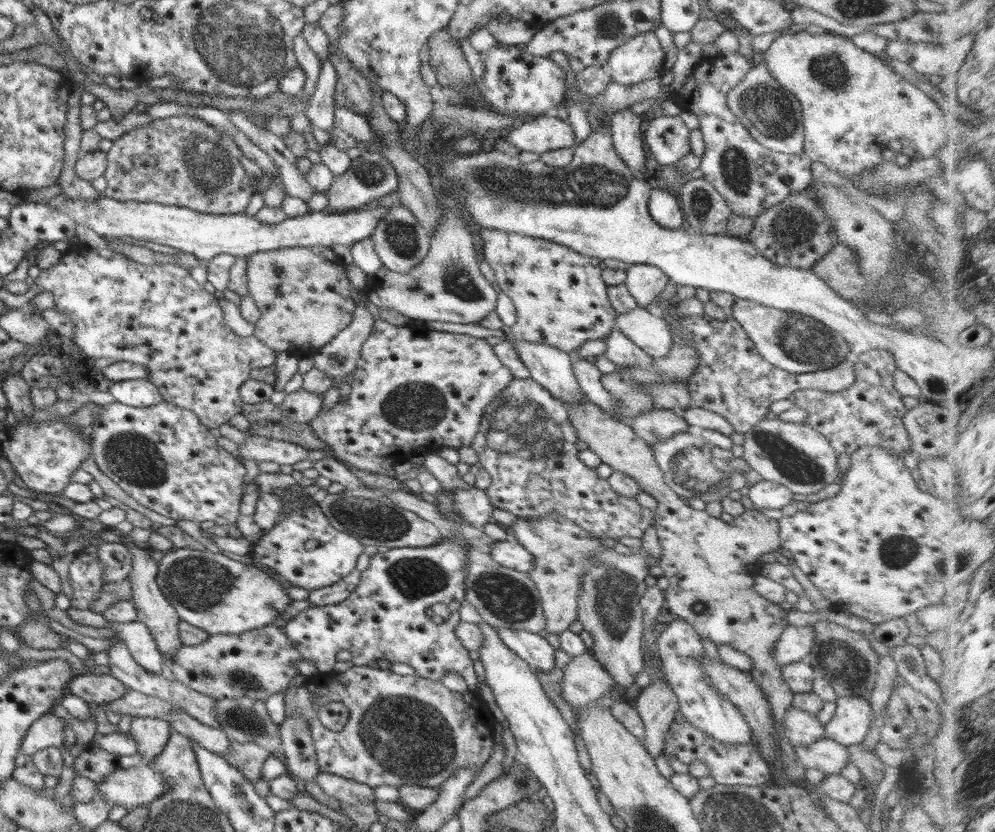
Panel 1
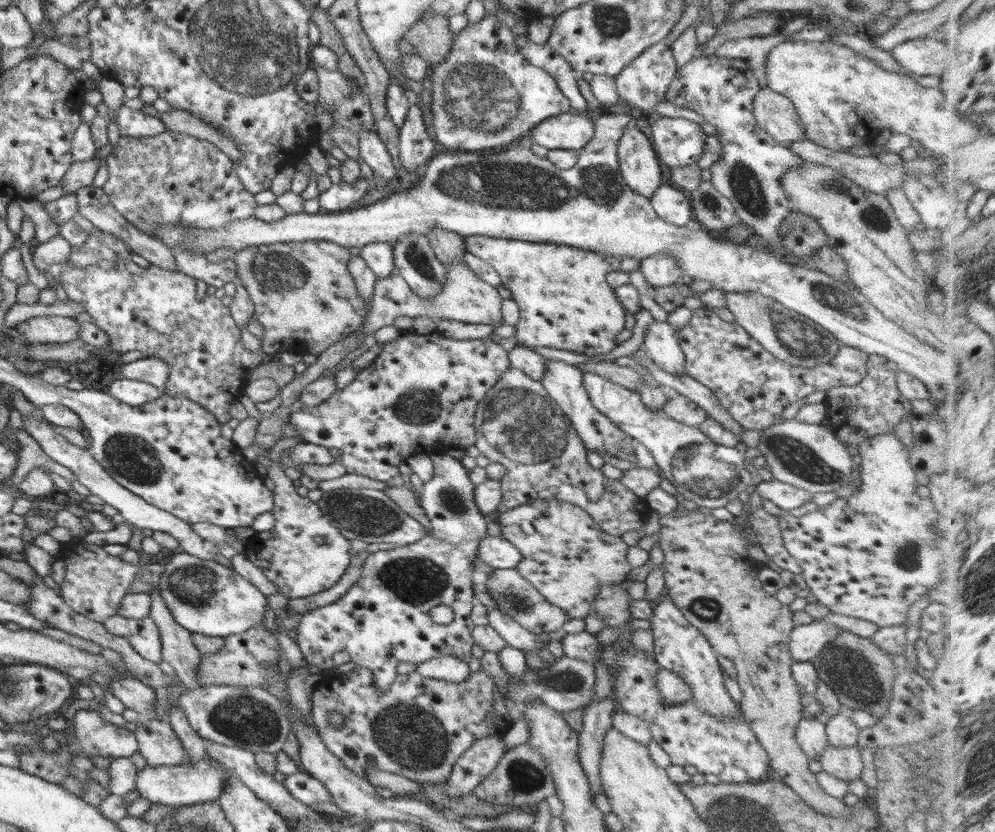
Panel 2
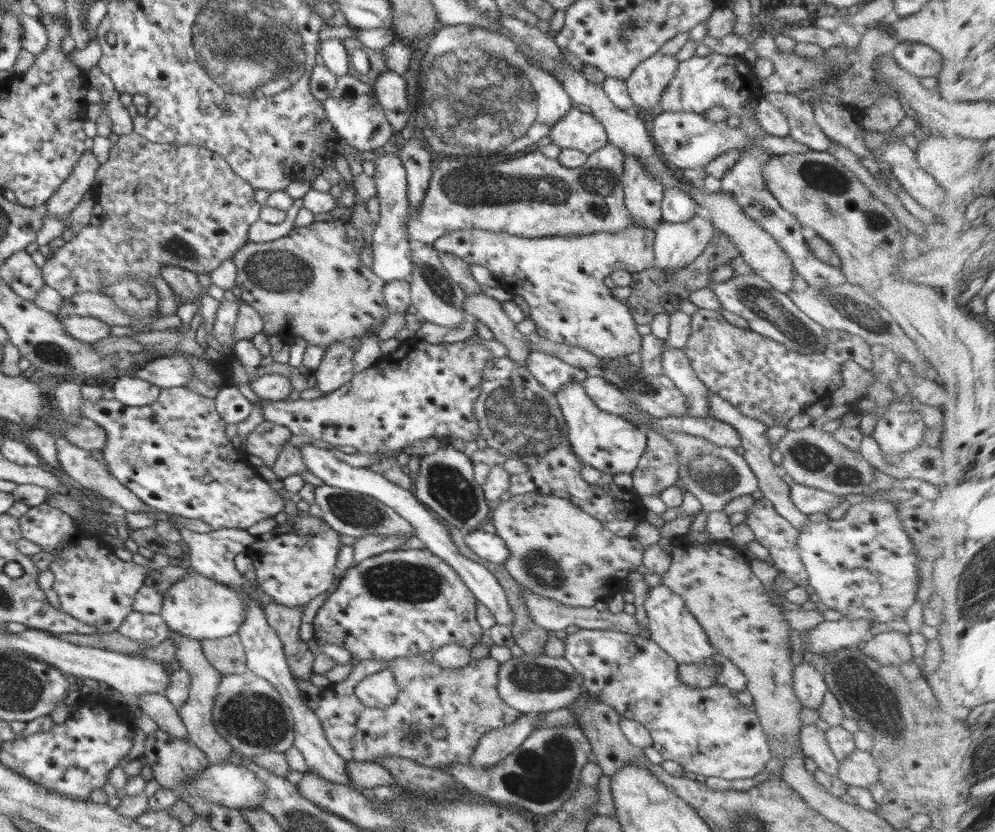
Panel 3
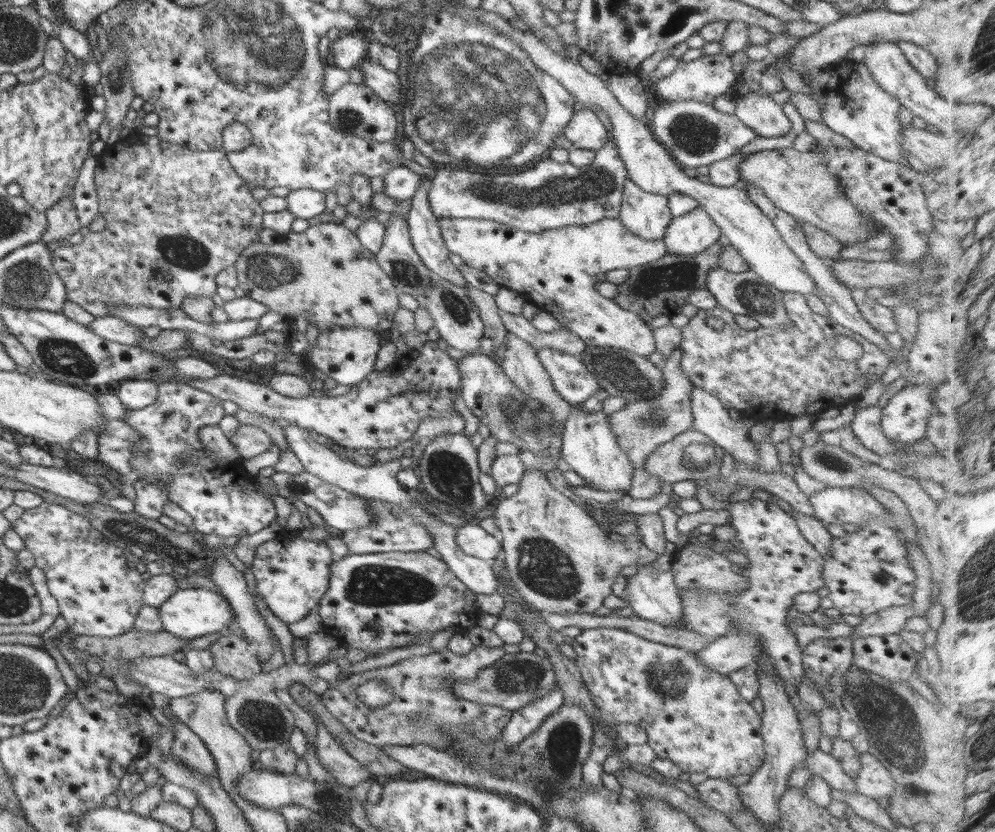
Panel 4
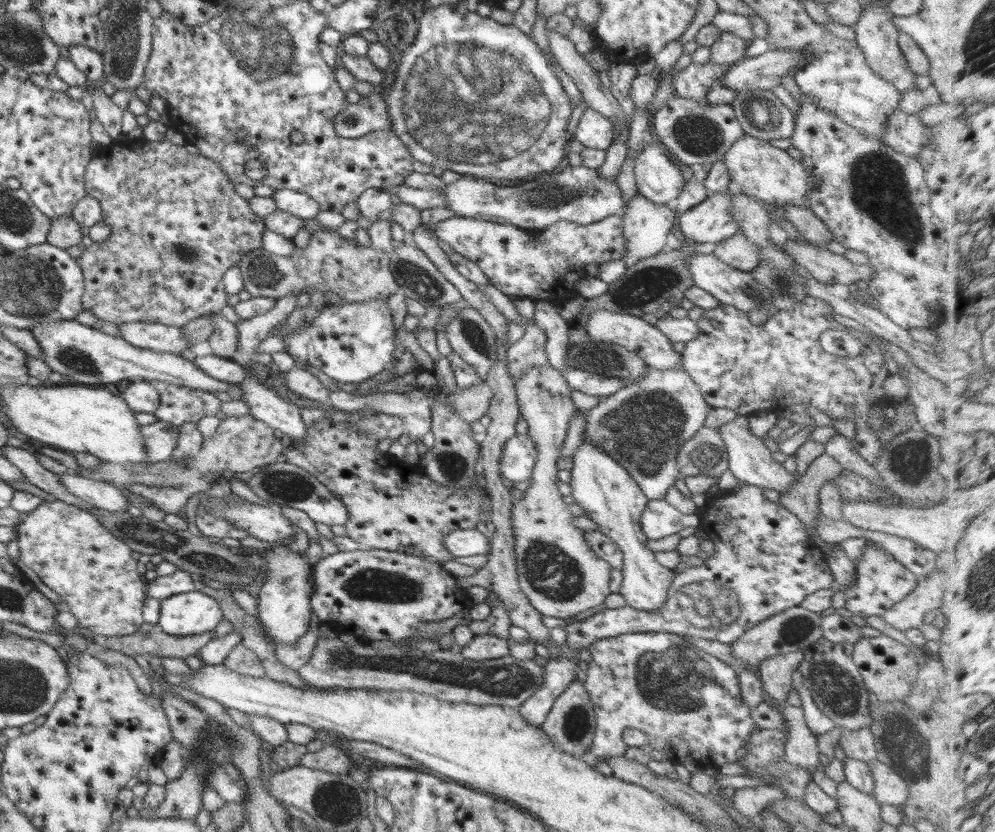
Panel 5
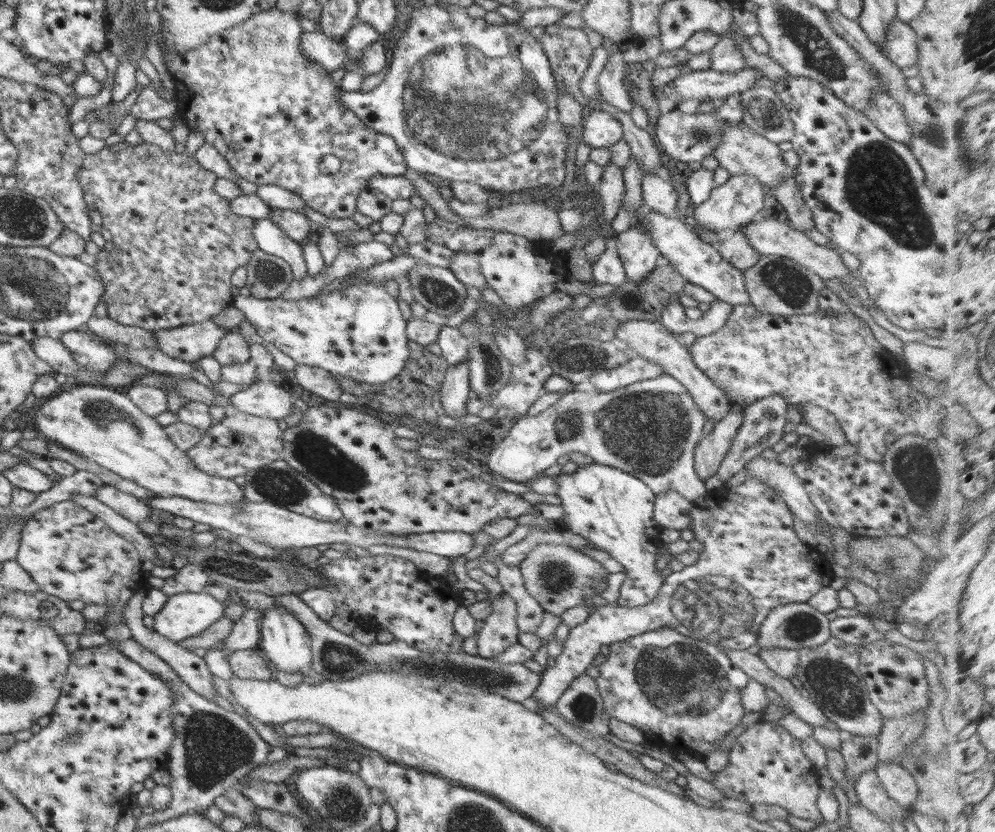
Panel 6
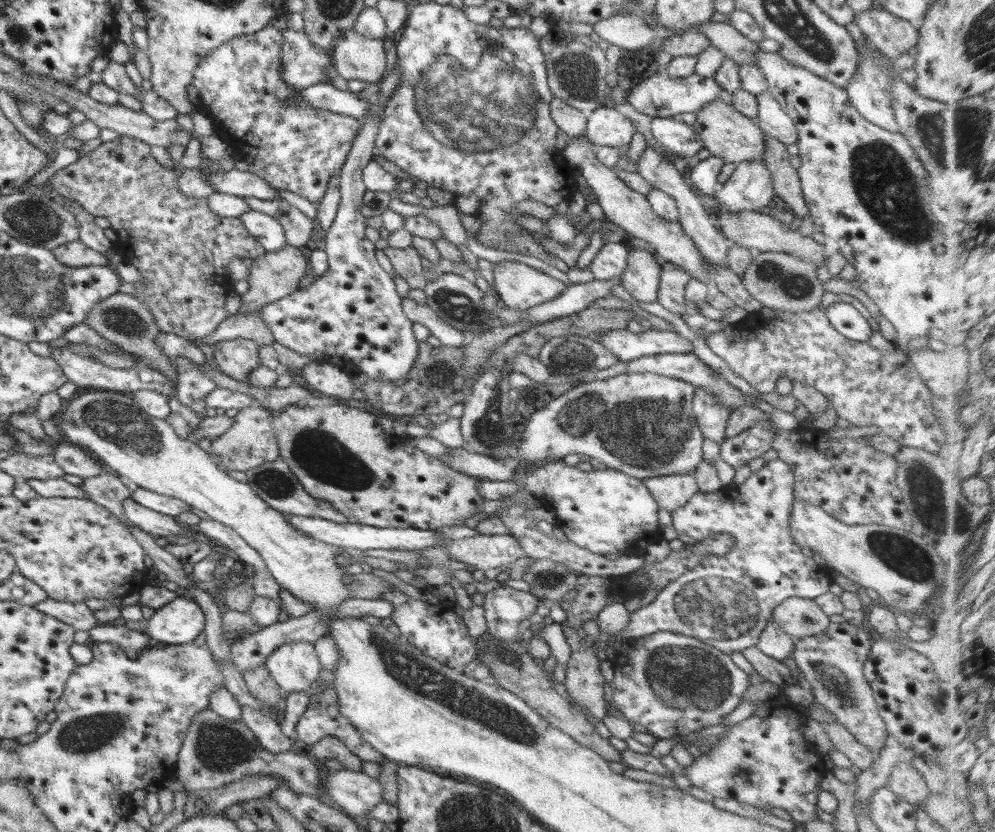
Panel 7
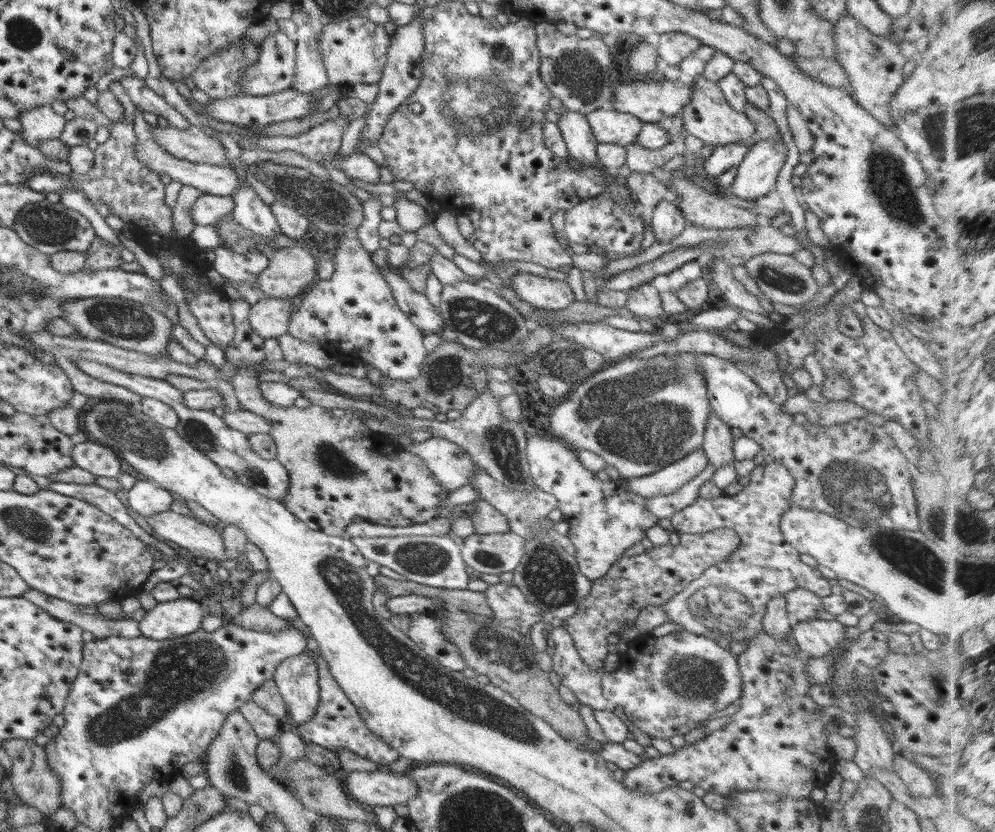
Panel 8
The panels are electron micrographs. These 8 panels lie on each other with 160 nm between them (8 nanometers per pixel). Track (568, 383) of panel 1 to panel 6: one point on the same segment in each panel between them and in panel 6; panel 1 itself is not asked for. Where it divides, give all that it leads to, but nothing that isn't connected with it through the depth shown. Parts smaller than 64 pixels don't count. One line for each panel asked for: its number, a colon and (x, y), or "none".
2: (563, 382)
3: (611, 444)
4: (589, 447)
5: (611, 498)
6: (612, 509)

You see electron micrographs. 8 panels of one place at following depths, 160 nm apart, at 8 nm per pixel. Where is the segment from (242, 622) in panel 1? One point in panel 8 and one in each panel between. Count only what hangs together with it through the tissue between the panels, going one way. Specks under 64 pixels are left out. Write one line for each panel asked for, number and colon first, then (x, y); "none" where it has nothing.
2: (204, 596)
3: (197, 607)
4: (189, 613)
5: (192, 613)
6: (184, 615)
7: (180, 621)
8: (176, 618)

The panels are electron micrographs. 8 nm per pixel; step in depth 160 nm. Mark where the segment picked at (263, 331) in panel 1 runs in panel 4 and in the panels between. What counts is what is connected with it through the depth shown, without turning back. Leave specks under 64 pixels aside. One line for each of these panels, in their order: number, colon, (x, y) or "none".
2: (304, 296)
3: (311, 283)
4: (325, 274)

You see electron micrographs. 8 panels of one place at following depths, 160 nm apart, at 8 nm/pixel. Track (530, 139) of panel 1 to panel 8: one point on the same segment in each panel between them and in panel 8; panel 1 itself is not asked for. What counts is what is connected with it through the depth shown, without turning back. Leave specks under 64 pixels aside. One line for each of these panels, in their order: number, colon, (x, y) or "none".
2: (567, 131)
3: (578, 129)
4: (585, 130)
5: (593, 130)
6: (600, 130)
7: (605, 126)
8: (609, 126)

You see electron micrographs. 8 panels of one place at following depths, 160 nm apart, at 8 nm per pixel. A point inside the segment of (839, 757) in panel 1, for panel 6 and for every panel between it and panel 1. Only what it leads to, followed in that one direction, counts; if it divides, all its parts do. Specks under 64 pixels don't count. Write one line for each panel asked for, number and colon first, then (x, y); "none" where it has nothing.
2: (844, 762)
3: (859, 769)
4: (874, 780)
5: (890, 788)
6: (899, 784)

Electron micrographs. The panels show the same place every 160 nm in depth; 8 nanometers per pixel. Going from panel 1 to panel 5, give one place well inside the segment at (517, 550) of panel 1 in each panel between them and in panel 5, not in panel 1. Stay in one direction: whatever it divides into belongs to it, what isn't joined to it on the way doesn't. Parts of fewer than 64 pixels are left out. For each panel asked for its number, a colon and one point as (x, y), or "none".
2: (496, 551)
3: (490, 548)
4: (473, 540)
5: (471, 542)

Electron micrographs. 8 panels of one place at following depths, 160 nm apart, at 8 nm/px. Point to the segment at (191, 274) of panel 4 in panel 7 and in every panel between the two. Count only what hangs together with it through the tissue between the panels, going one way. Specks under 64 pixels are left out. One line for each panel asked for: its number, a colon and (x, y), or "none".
5: (177, 224)
6: (175, 243)
7: (119, 179)

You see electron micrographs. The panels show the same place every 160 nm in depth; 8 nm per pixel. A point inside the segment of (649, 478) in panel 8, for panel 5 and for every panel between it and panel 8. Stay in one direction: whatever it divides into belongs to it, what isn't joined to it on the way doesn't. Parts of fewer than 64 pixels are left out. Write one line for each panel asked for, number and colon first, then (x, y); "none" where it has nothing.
5: (659, 519)
6: (671, 511)
7: (670, 492)

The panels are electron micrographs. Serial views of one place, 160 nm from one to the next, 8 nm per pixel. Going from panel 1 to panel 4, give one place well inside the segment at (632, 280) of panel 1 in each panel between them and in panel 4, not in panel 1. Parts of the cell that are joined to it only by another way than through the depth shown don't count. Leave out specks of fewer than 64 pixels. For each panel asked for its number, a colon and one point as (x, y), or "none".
2: (661, 270)
3: (675, 245)
4: (694, 232)

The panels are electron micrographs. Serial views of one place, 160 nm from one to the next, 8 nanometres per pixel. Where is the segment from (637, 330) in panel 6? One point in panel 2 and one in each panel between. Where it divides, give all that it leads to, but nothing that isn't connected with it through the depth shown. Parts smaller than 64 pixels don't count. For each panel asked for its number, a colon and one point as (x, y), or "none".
2: (565, 302)
3: (561, 278)
4: (555, 269)
5: (635, 334)

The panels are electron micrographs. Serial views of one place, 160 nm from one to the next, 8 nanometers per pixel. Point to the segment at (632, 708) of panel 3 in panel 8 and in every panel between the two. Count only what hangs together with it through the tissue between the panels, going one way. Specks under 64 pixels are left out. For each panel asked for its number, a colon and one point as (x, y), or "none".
4: (695, 717)
5: (688, 703)
6: (681, 692)
7: (672, 684)
8: (668, 685)

